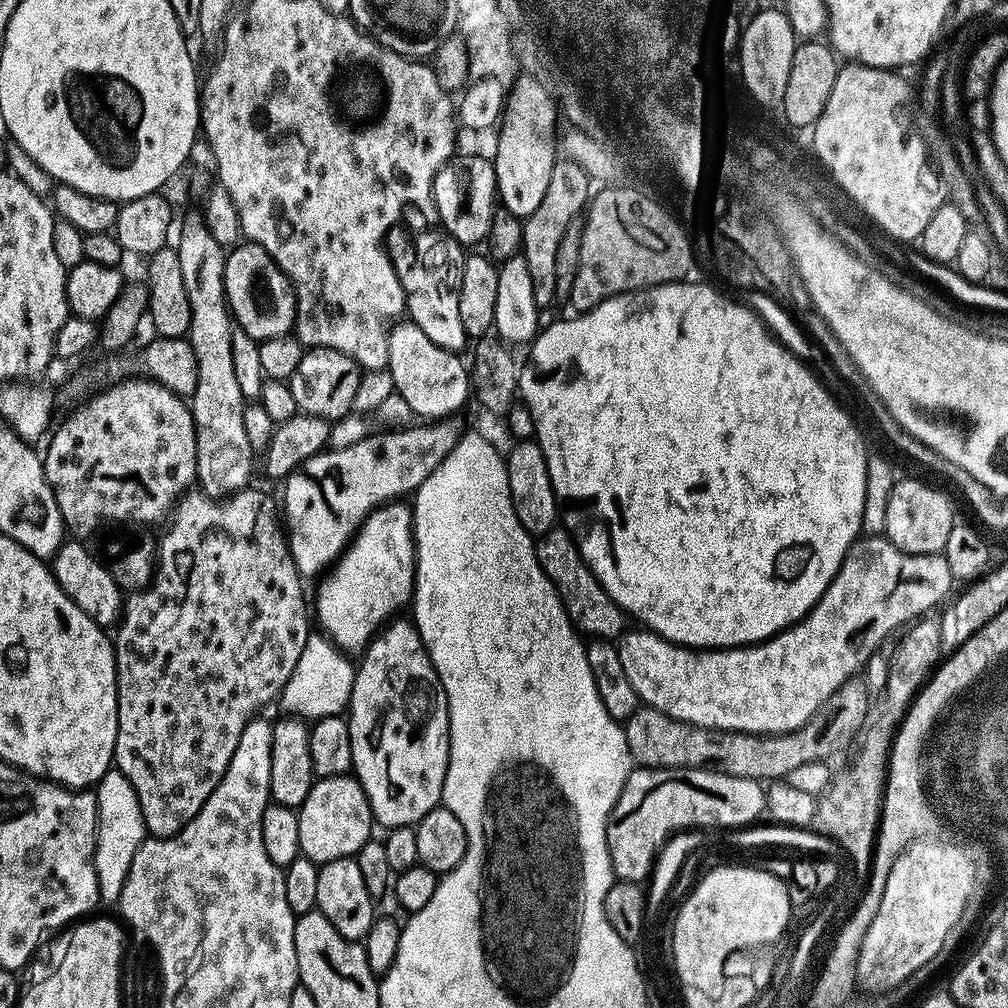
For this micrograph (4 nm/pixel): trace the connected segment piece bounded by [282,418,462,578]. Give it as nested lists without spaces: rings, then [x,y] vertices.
[[[436,418],[431,422],[416,422],[399,430],[386,430],[382,436],[368,436],[365,440],[356,440],[353,444],[346,445],[345,448],[336,448],[333,452],[325,450],[311,456],[304,465],[290,473],[283,481],[282,516],[283,519],[284,516],[288,519],[288,549],[292,551],[301,577],[319,577],[325,569],[335,564],[344,549],[351,544],[357,530],[364,525],[364,519],[375,508],[399,501],[407,492],[408,495],[415,493],[460,441],[462,429],[458,421],[456,418]]]

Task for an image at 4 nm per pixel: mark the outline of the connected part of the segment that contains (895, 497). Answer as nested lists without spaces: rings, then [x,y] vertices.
[[[897,479],[887,500],[883,501],[882,532],[900,551],[910,555],[937,555],[943,553],[950,530],[958,523],[952,513],[952,504],[944,492],[923,484],[920,480]]]

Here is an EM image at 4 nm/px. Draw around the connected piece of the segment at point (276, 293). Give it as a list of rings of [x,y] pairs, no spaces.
[[[240,242],[227,253],[224,296],[228,299],[228,311],[232,313],[235,327],[257,342],[287,336],[296,327],[296,295],[292,284],[262,246]]]

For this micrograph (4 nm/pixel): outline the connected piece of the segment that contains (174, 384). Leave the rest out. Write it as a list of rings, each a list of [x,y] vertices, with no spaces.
[[[156,336],[145,348],[138,349],[133,356],[124,355],[128,354],[105,355],[105,360],[100,360],[97,364],[82,369],[77,376],[70,377],[65,382],[60,396],[58,392],[59,403],[61,400],[62,403],[68,404],[67,406],[75,406],[87,400],[89,396],[107,388],[108,385],[117,384],[119,380],[127,380],[135,376],[158,382],[166,386],[166,390],[170,390],[181,398],[190,398],[194,394],[198,382],[197,362],[194,358],[194,350],[185,337]]]

